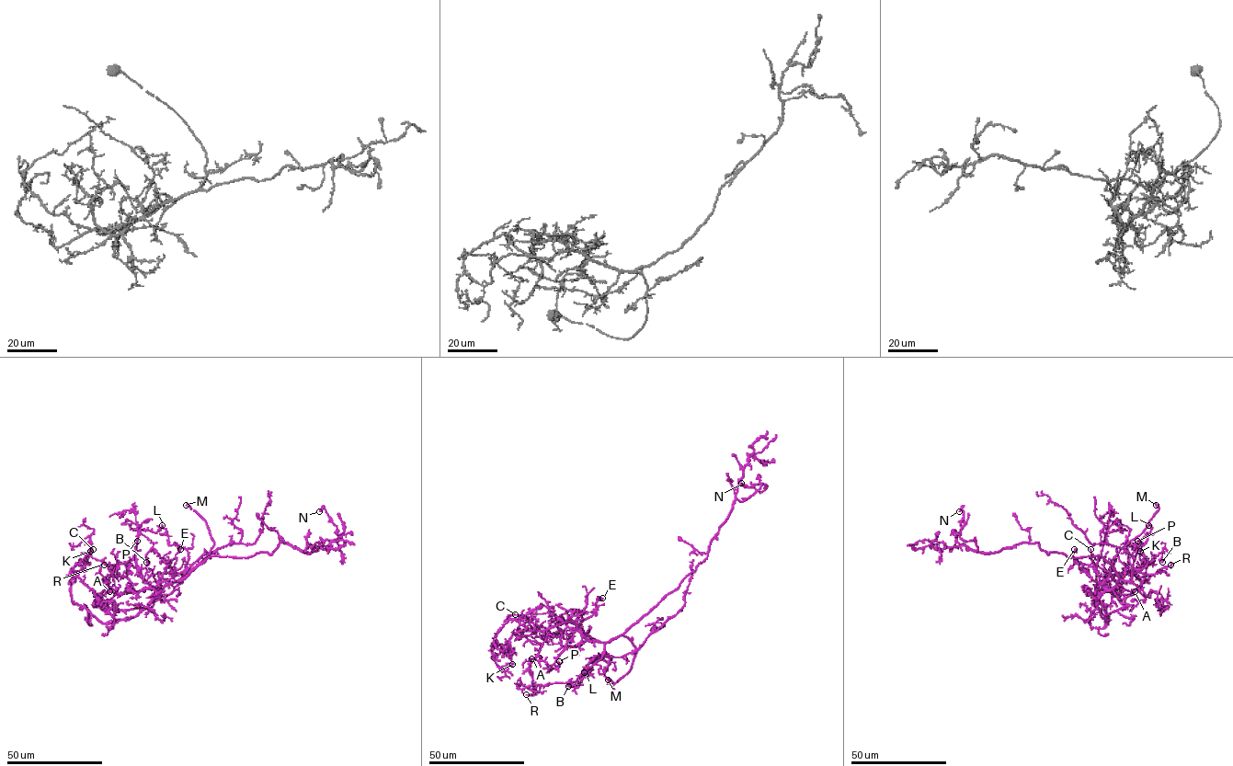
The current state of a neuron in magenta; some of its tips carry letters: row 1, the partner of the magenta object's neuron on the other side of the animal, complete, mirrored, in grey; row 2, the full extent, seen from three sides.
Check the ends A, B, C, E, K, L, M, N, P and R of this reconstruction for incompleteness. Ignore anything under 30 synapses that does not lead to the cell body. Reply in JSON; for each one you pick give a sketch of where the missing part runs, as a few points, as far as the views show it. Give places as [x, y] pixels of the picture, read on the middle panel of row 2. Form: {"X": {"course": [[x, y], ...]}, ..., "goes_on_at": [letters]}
{"M": {"course": [[608, 680], [590, 680], [576, 671], [560, 671]]}, "goes_on_at": ["M"]}

